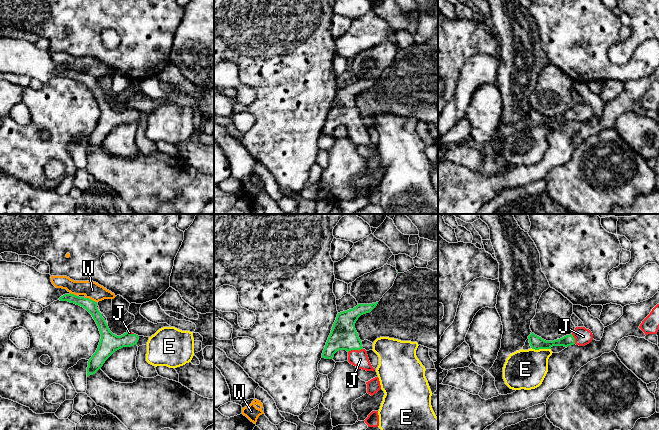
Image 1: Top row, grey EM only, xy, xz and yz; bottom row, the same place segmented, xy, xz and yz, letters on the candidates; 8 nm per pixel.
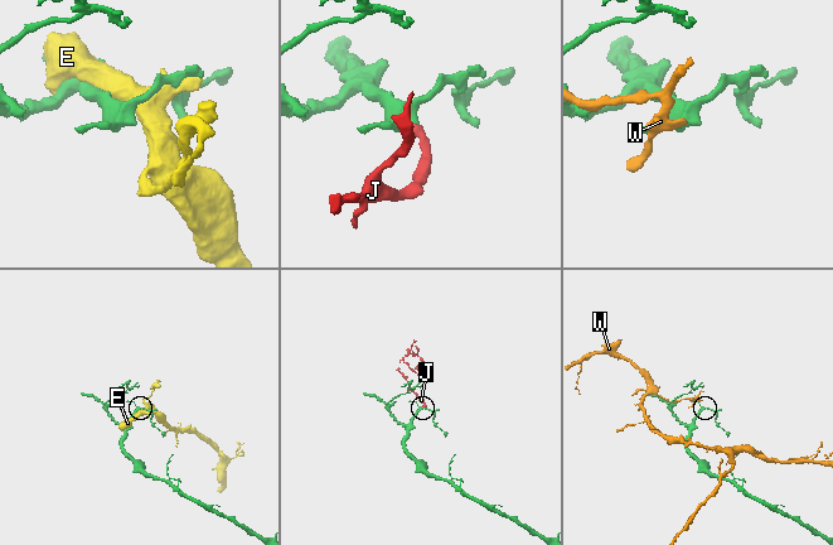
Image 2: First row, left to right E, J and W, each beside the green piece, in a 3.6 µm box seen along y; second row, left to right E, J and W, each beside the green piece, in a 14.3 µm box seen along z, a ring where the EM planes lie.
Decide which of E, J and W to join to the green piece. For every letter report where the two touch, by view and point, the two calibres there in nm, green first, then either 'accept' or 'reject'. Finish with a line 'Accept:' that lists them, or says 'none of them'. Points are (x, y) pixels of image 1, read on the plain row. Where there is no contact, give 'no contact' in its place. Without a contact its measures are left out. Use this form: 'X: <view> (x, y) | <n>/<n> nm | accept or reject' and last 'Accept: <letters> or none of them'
E: yz (541, 124) | 110/320 nm | reject
J: xz (355, 125) | 220/130 nm | accept
W: xy (91, 76) | 100/140 nm | reject
Accept: J

